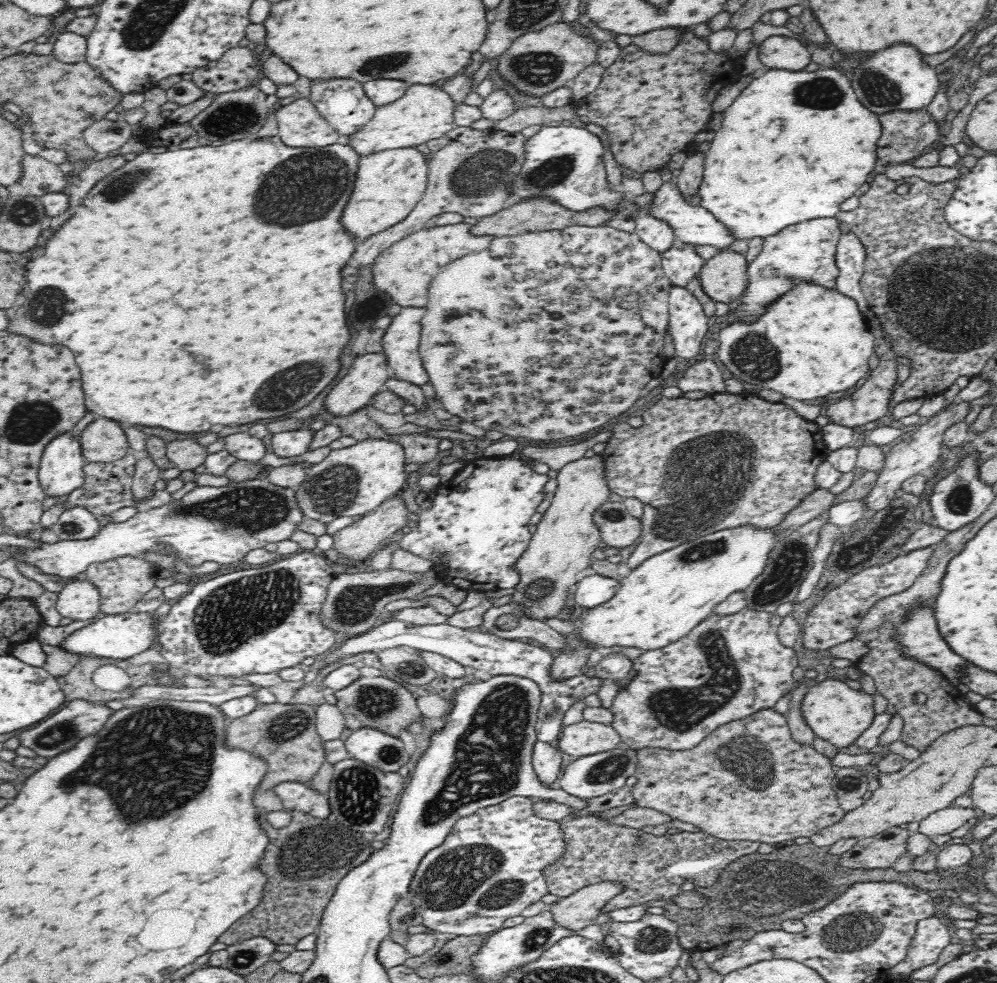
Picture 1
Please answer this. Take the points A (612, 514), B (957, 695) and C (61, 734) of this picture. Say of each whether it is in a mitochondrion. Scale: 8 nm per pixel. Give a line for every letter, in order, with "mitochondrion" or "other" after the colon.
A: mitochondrion
B: other
C: mitochondrion

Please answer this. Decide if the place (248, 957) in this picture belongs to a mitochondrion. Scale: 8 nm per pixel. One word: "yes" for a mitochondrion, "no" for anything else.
yes

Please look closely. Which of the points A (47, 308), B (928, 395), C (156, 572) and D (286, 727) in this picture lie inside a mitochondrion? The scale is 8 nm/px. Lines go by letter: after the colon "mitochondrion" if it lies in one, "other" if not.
A: mitochondrion
B: other
C: other
D: mitochondrion

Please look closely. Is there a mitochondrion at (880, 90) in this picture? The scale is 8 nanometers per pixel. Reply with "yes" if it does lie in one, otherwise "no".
yes

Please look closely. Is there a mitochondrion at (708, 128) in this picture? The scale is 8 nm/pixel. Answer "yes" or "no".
no

